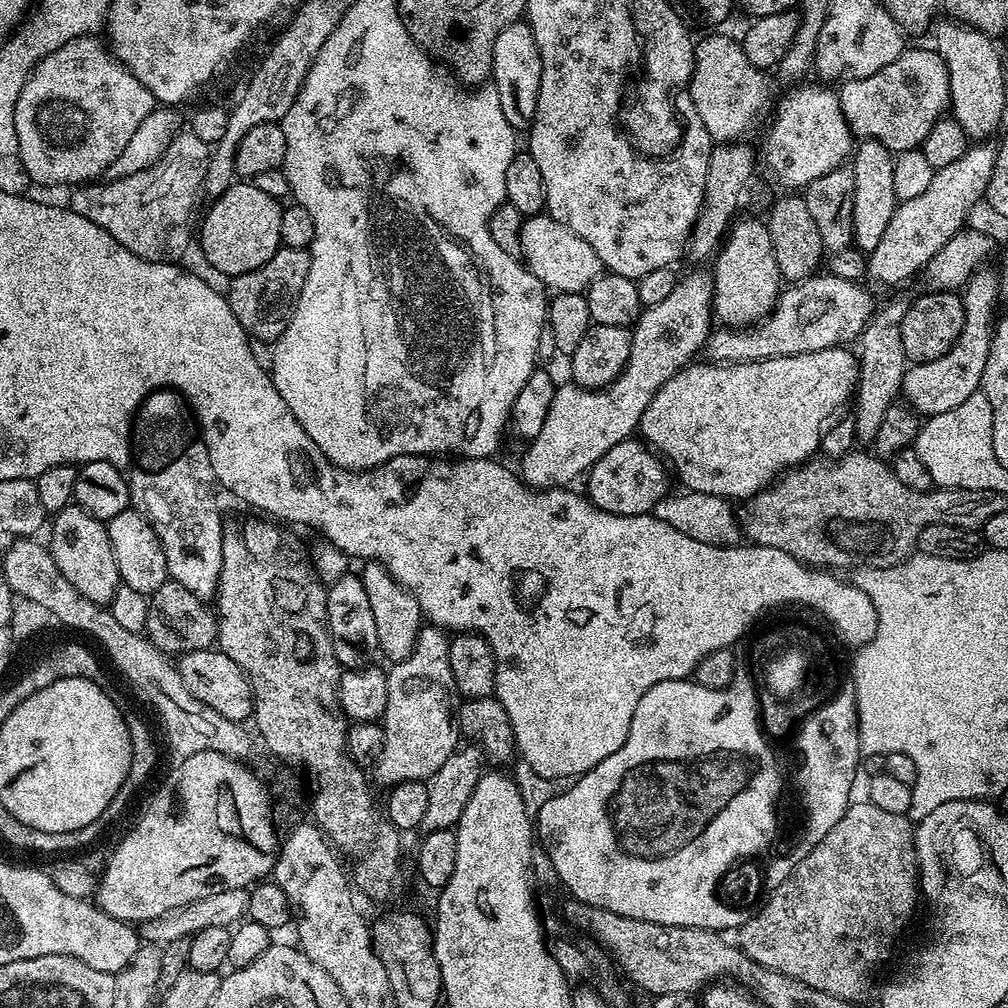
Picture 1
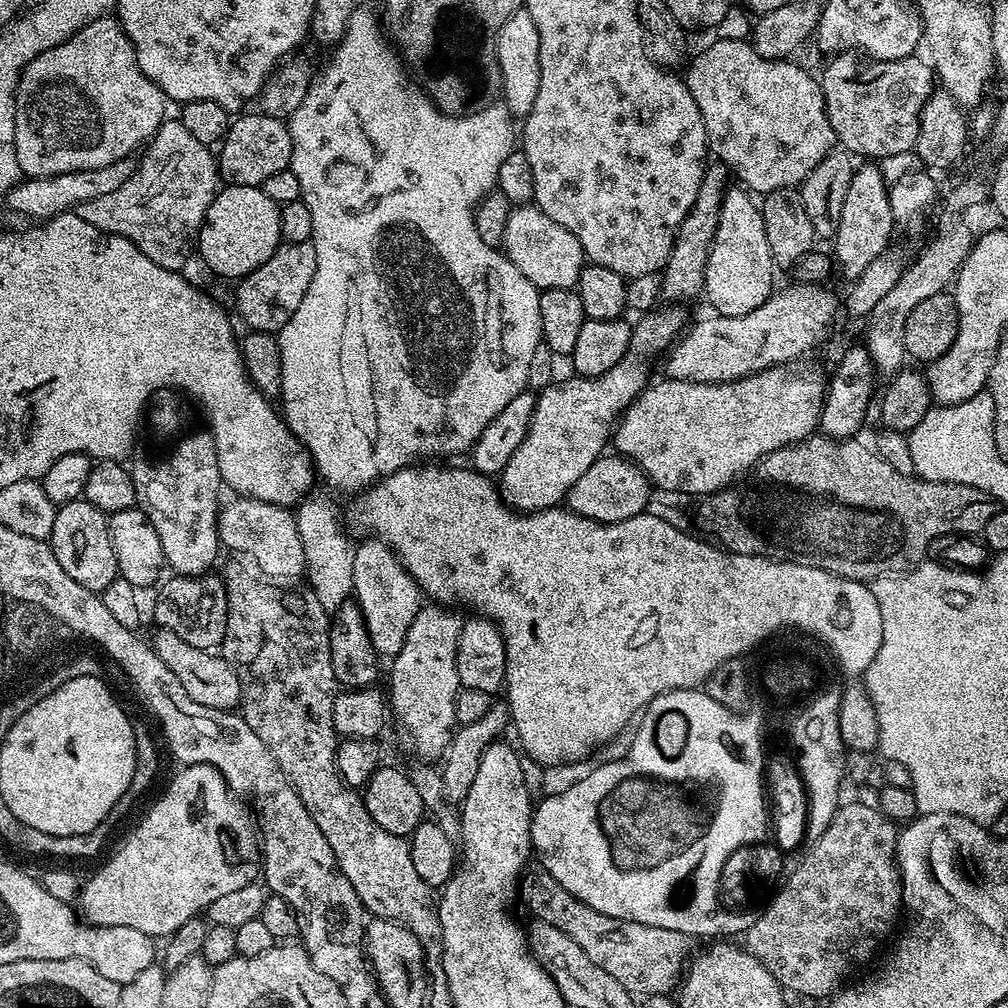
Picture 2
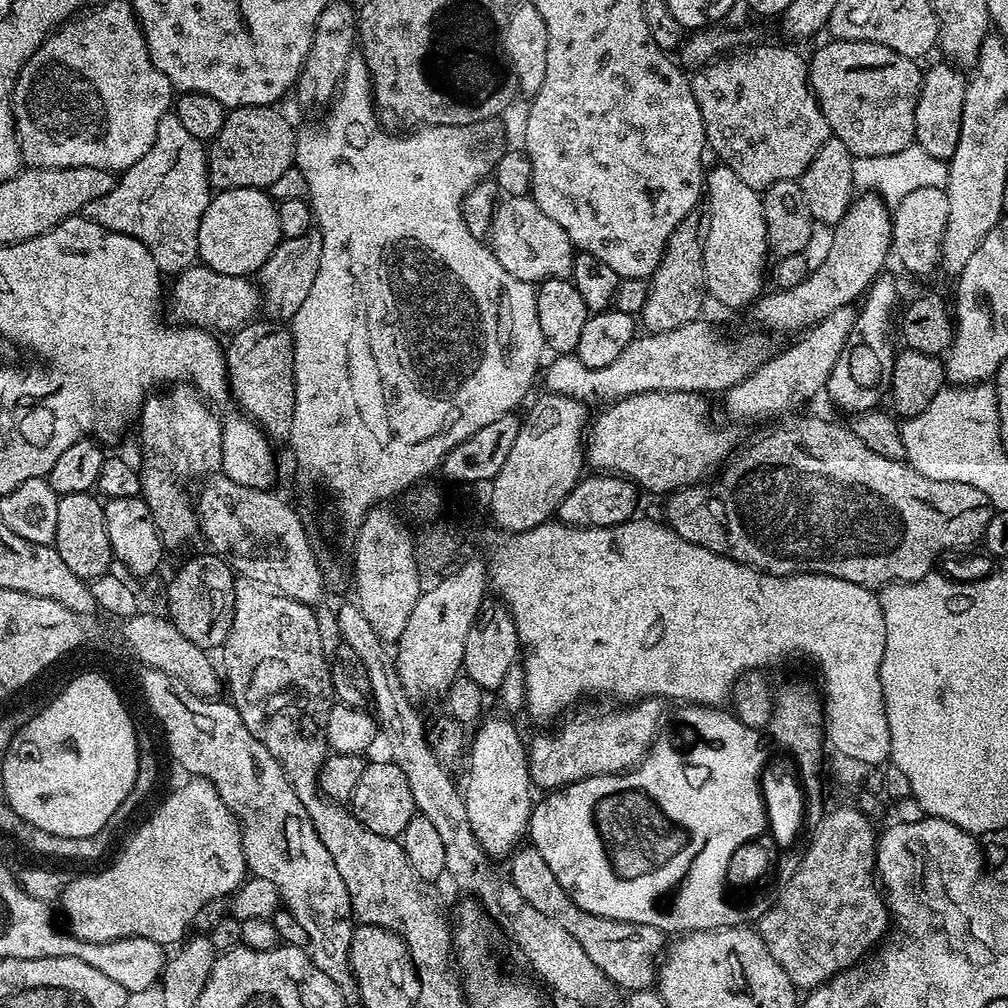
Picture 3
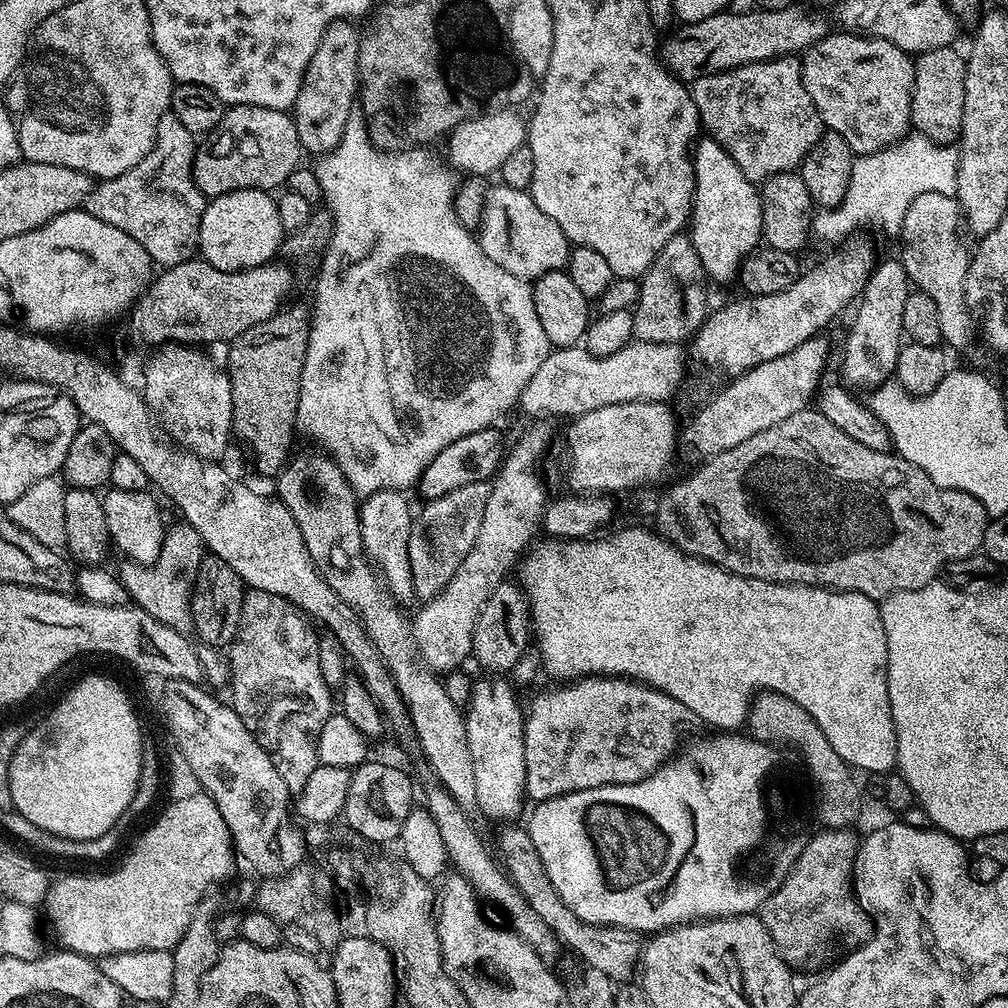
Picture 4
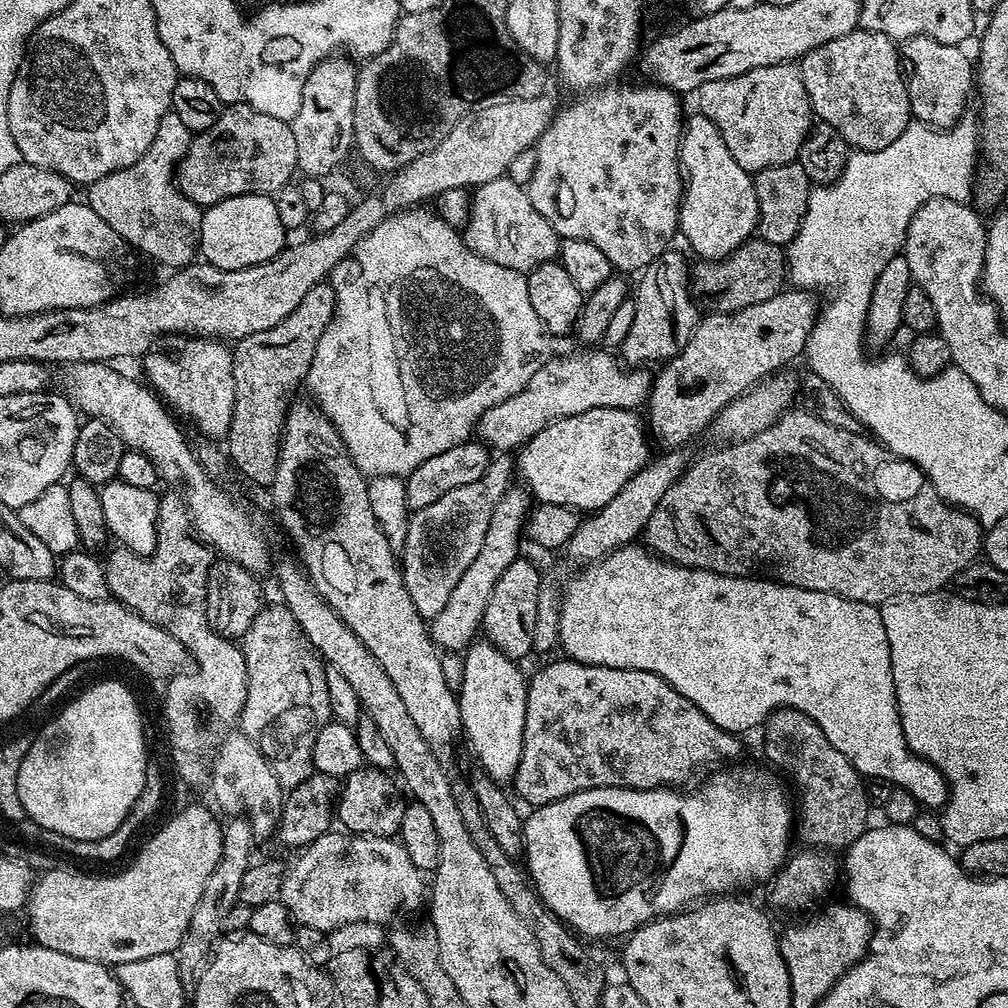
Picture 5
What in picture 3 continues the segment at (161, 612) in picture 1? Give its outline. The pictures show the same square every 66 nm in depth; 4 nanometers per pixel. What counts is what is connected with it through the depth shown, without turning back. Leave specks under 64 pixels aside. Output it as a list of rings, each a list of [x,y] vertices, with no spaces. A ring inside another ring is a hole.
[[[204,550],[201,556],[190,557],[168,586],[168,619],[190,638],[190,642],[194,642],[194,646],[205,650],[223,649],[234,622],[237,579],[237,573],[223,556]]]

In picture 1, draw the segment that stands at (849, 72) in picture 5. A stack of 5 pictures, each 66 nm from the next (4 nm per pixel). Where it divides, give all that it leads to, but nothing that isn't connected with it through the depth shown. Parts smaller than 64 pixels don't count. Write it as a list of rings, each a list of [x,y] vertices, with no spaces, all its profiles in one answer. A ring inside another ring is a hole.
[[[909,47],[894,62],[890,62],[890,66],[882,66],[882,70],[869,76],[845,79],[839,85],[838,95],[842,114],[853,137],[877,140],[894,154],[920,148],[926,134],[930,134],[930,130],[934,130],[936,123],[949,111],[952,98],[946,62],[942,62],[942,58],[931,47]]]

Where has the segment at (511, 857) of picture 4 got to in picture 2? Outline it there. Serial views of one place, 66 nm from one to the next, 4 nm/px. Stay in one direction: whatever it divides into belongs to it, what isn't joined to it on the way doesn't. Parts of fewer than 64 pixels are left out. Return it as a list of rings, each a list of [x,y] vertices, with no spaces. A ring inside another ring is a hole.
[[[528,870],[521,875],[518,896],[521,901],[524,899],[525,906],[533,912],[531,915],[535,919],[550,922],[550,926],[570,934],[570,938],[586,950],[586,955],[596,965],[602,966],[602,970],[612,975],[621,986],[626,986],[633,996],[667,996],[677,991],[693,955],[693,937],[678,930],[662,930],[662,926],[646,926],[642,922],[610,918],[610,914],[602,914],[594,910],[594,906],[586,906],[586,902],[574,898],[574,894],[570,894],[549,872],[543,870]]]

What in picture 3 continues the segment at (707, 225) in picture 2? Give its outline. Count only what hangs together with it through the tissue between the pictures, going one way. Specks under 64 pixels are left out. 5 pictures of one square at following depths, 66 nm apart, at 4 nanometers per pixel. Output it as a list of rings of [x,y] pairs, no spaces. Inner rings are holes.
[[[693,214],[682,218],[670,234],[666,242],[666,250],[648,280],[648,297],[642,313],[642,319],[649,333],[669,332],[683,324],[689,324],[697,319],[704,308],[706,289],[704,286],[704,267],[702,266],[702,220],[699,215]]]

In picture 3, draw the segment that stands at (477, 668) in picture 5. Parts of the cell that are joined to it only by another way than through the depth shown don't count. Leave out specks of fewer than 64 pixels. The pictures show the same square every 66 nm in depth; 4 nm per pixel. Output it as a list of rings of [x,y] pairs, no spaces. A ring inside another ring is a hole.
[[[485,719],[479,725],[481,728],[476,737],[473,740],[471,737],[470,751],[466,756],[468,781],[462,784],[470,830],[474,830],[474,838],[478,838],[481,847],[492,858],[507,857],[523,841],[520,839],[525,839],[534,807],[534,785],[528,769],[525,741],[520,741],[520,732],[512,725],[515,723],[511,719],[499,719]]]

